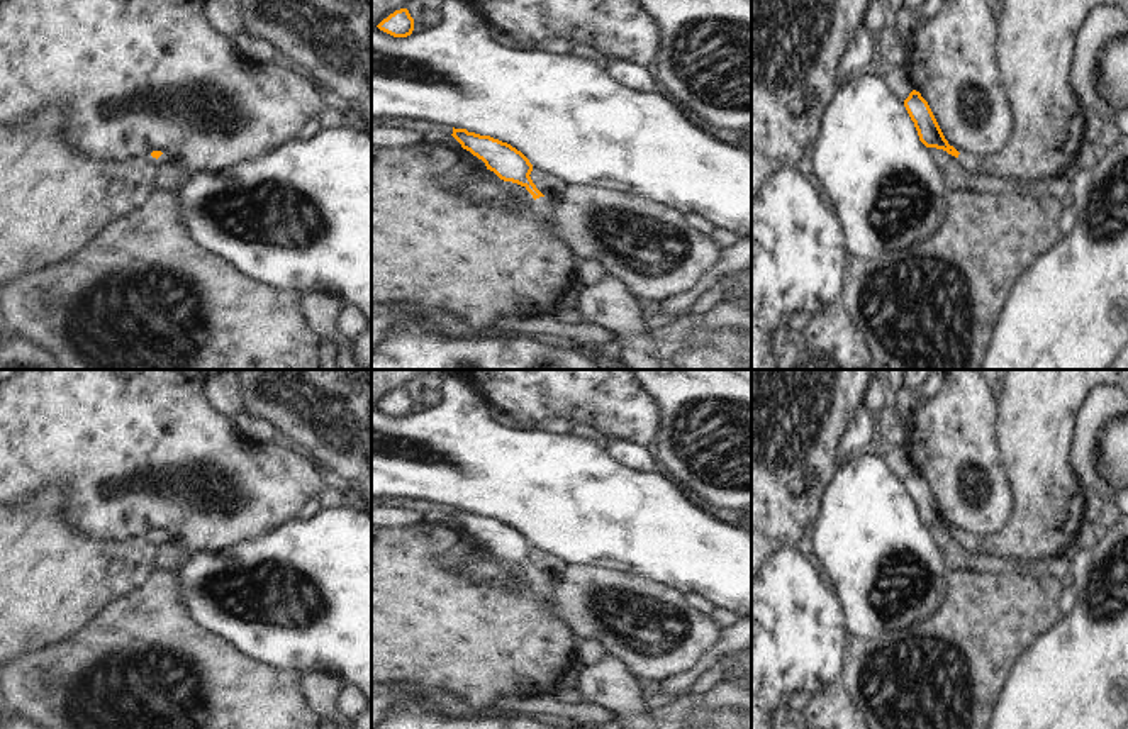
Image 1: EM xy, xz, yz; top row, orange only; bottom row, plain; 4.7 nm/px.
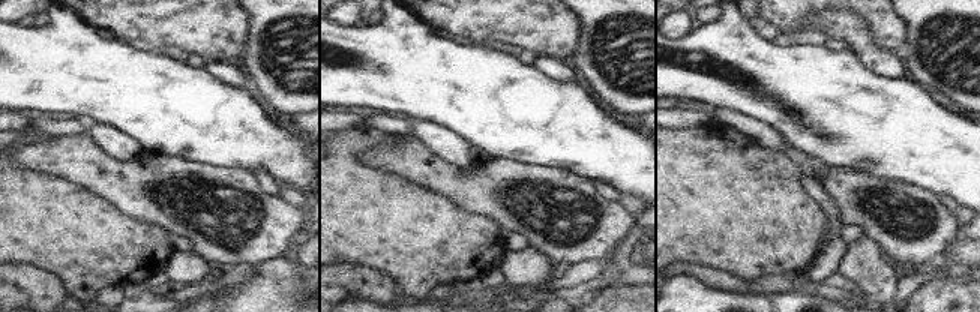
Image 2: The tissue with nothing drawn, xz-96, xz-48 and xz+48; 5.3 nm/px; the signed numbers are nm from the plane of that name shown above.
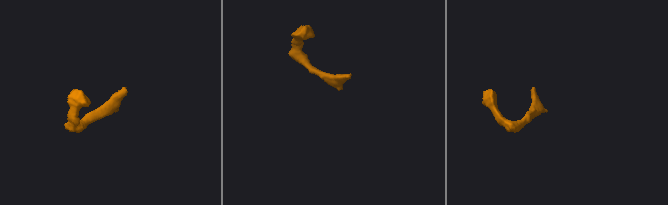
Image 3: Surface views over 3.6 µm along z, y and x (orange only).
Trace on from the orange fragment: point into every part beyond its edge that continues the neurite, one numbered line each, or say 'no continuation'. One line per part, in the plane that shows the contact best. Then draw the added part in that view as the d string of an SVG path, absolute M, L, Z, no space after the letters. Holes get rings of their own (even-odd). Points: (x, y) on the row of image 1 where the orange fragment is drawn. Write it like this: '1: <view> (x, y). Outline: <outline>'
1: xz (545, 205). Outline: M539 197L534 200L534 209L539 212L543 217L555 217L556 207L550 197Z

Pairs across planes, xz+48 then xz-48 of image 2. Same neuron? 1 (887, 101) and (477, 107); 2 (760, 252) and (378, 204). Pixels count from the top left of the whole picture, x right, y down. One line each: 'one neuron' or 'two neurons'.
1: one neuron
2: one neuron

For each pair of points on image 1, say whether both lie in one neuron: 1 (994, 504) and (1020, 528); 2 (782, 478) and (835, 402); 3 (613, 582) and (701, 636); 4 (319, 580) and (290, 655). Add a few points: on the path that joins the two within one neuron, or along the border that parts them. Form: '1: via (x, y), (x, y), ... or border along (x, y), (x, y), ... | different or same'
1: border along (1005, 477), (1010, 514), (977, 536) | different
2: via (782, 460), (782, 453), (816, 419) | same
3: via (636, 592), (657, 607), (681, 607), (687, 612) | same
4: via (307, 599), (294, 614), (292, 636) | same

